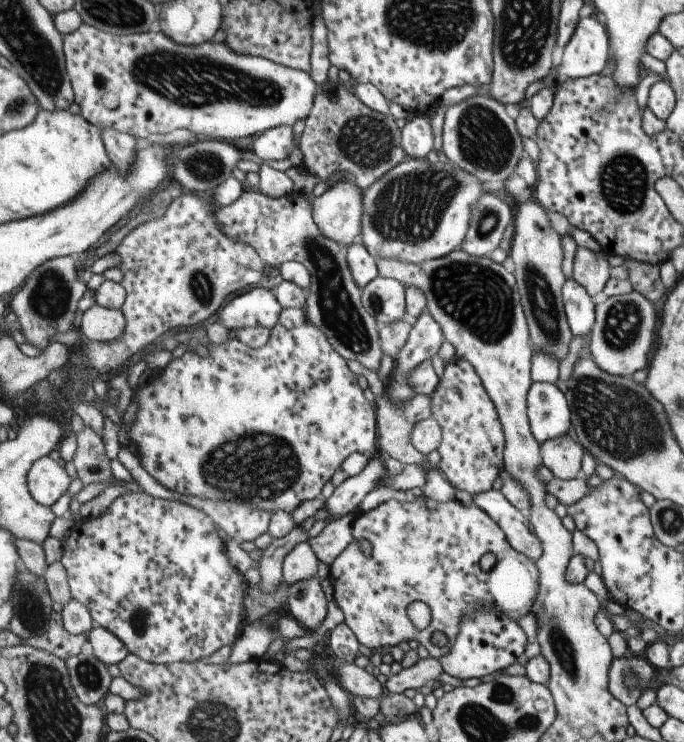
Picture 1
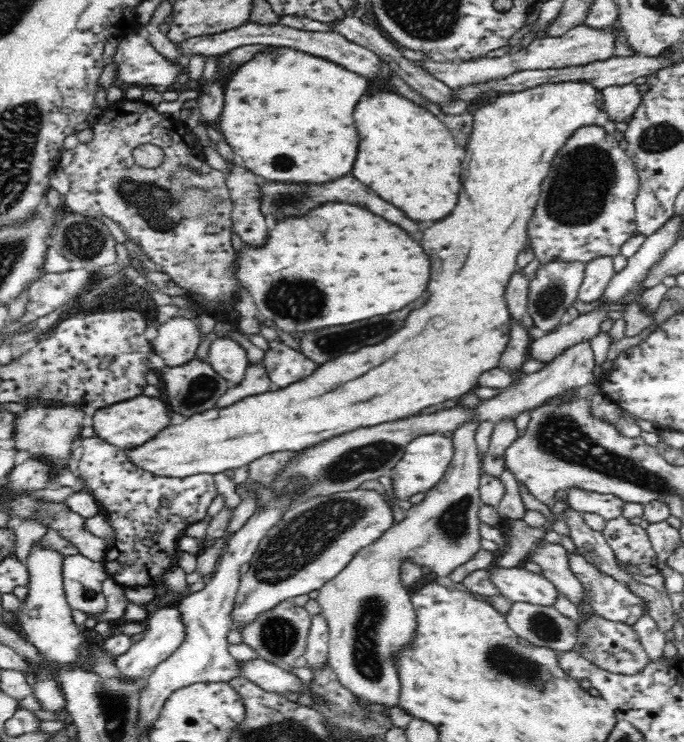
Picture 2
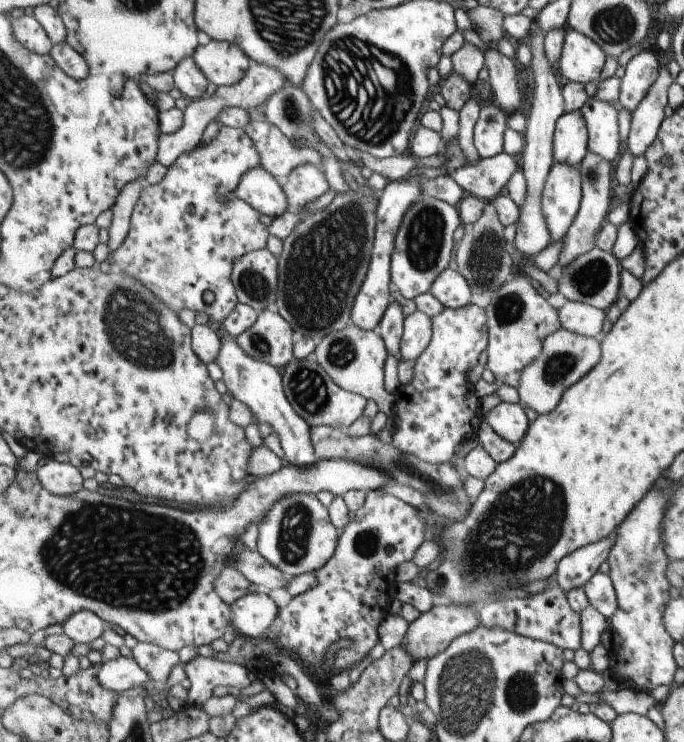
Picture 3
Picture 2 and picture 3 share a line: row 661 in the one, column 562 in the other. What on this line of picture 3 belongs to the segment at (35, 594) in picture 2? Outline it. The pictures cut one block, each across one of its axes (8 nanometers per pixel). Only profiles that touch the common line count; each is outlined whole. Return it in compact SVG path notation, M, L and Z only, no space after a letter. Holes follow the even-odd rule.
M568 29L561 60L559 74L568 82L591 82L597 80L603 68L603 51L588 36Z

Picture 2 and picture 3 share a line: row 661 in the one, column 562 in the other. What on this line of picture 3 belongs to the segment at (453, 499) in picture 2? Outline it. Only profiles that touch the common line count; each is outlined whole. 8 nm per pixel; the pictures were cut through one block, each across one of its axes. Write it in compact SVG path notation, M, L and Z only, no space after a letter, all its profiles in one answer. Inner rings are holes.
M567 329L557 330L545 339L543 354L533 360L521 374L521 402L538 414L549 414L560 404L564 394L576 385L599 362L599 344L595 337L586 337Z

